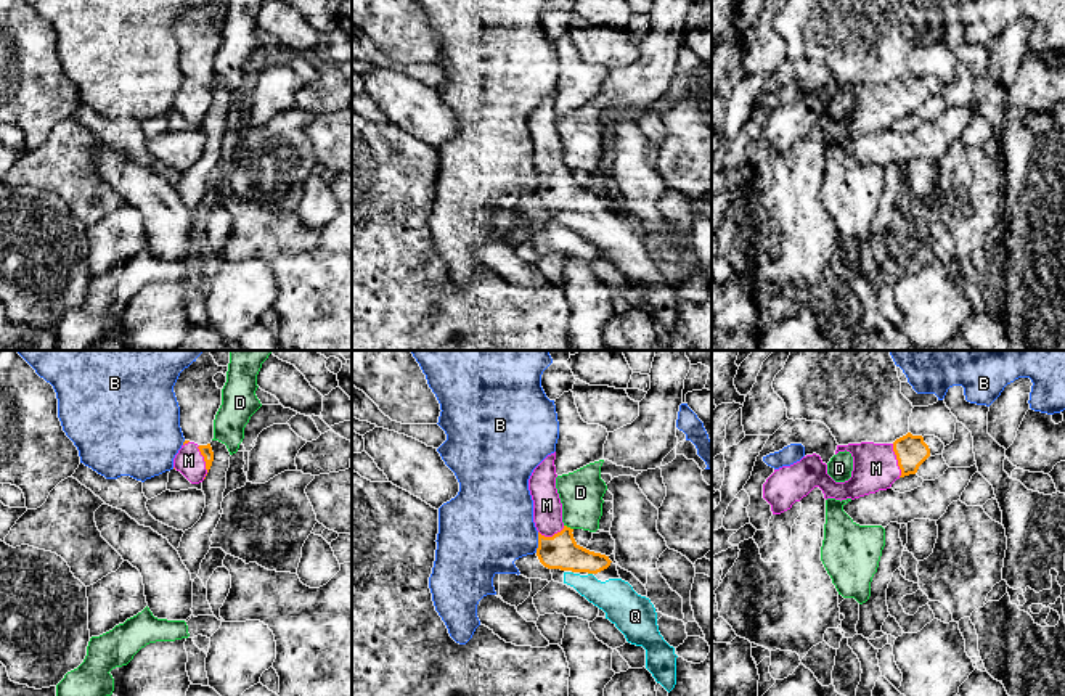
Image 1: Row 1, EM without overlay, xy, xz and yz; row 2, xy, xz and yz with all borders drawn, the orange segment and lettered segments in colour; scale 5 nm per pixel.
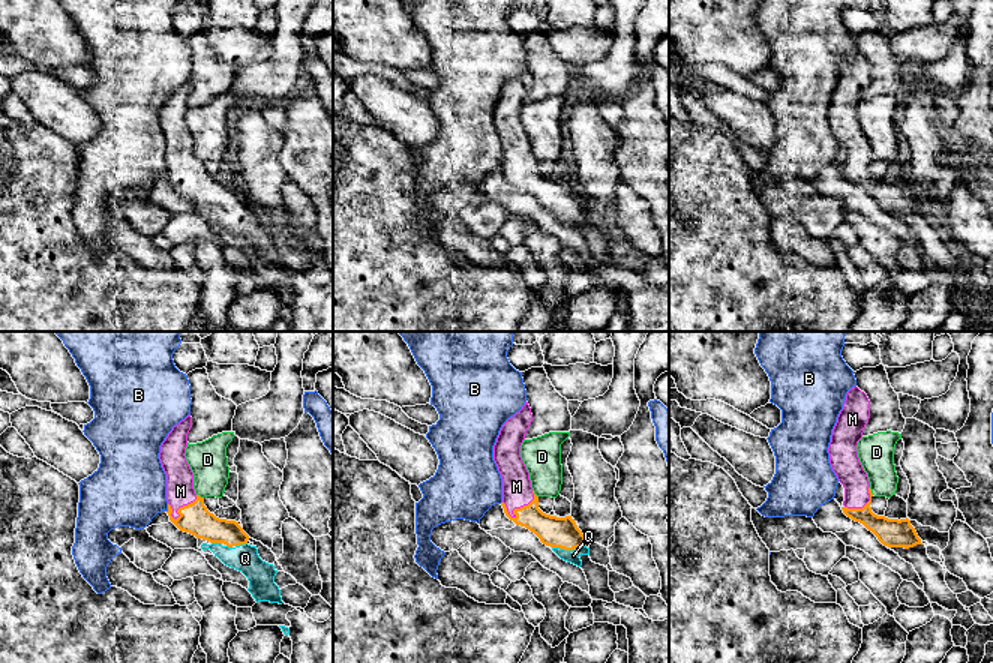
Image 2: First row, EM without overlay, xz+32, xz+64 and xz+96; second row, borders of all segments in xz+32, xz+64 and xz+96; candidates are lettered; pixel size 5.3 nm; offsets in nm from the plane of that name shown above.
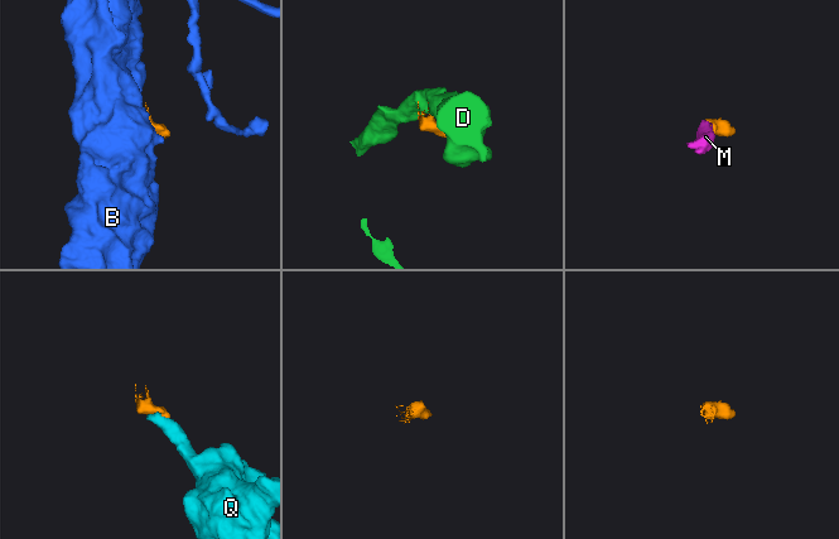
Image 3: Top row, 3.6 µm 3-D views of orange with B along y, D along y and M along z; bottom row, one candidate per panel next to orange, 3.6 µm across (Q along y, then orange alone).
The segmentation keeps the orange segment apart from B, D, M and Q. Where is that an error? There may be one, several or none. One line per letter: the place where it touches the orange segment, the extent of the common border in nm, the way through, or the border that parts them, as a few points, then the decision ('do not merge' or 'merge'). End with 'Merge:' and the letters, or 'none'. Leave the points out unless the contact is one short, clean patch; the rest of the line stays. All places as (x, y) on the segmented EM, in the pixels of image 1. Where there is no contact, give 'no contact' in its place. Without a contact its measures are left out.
B: contact xz (538, 542); length 110 nm; border xz (538, 532), (535, 552); do not merge
D: contact xz (569, 528); length 50 nm; border xz (564, 524), (572, 529); do not merge
M: contact yz (897, 458); length 170 nm; way yz (911, 450), (897, 458), (876, 468); merge
Q: contact xz (590, 573); length 30 nm; way xz (561, 552), (577, 558), (590, 573), (622, 605); merge
Merge: M, Q

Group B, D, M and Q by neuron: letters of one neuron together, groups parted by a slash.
B / D / M Q

